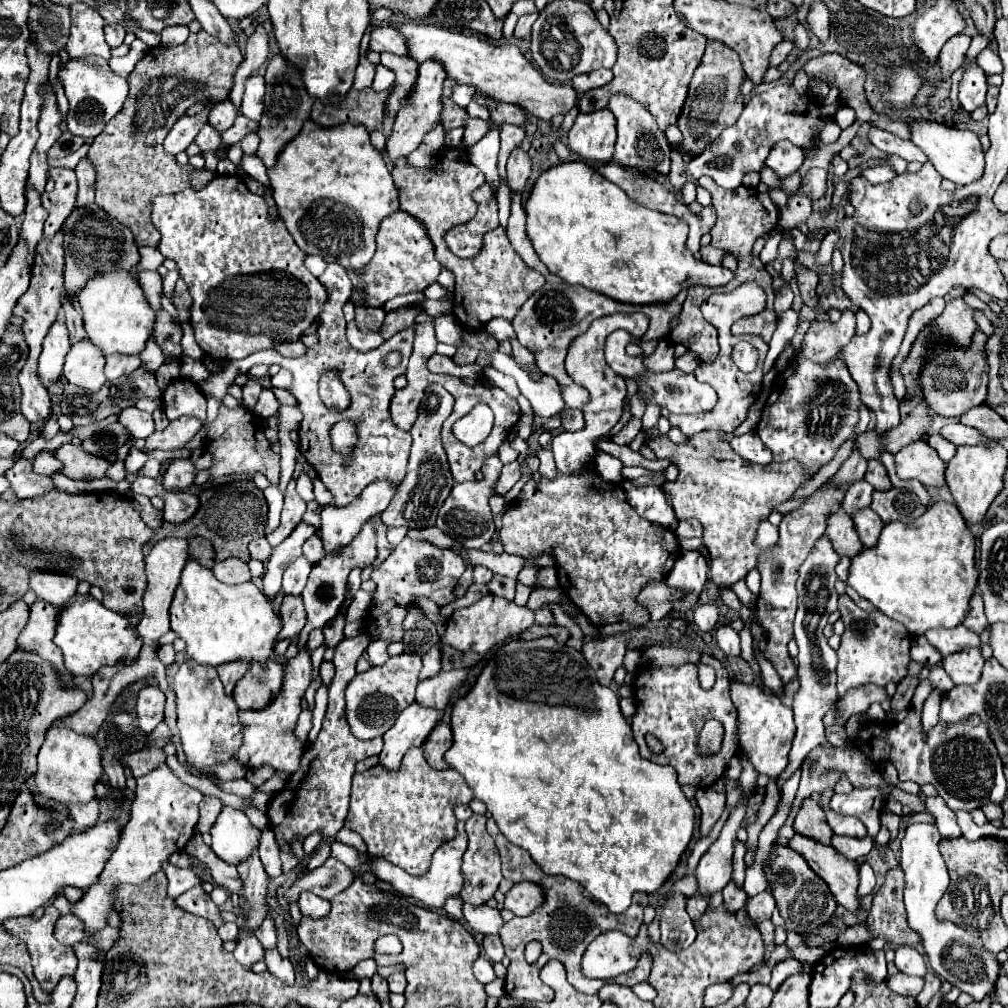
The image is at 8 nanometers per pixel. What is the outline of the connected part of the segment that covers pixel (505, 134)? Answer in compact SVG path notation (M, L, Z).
M503 124L499 132L501 132L501 150L499 150L499 158L497 158L499 178L501 178L501 182L507 182L506 163L509 152L515 146L521 146L521 140L525 138L525 132L523 132L523 128L509 126L509 124Z

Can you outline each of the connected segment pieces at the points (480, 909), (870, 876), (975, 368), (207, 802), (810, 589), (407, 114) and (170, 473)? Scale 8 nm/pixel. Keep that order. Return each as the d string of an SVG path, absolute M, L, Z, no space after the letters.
M463 904L463 914L465 914L467 924L475 932L481 932L485 936L487 934L497 934L499 928L503 926L499 910L489 908L487 904L483 904L483 906L467 906L467 904Z
M865 862L859 867L859 897L871 893L876 885L876 877L869 863Z
M981 330L975 332L975 338L967 350L953 346L935 346L931 362L925 364L921 374L921 386L929 408L935 414L955 418L965 414L969 408L981 406L987 398L987 358L985 358L987 336Z
M205 796L203 802L201 802L201 818L199 818L199 822L197 822L197 832L201 832L201 834L209 832L211 826L215 824L215 820L217 820L221 808L223 808L223 804L221 804L219 798L215 798L215 796Z
M823 534L817 542L815 548L809 552L805 562L799 568L799 578L797 578L797 594L799 594L799 608L795 616L795 640L799 646L799 664L797 664L797 678L799 678L799 688L793 696L793 712L795 712L795 726L797 734L793 740L793 748L789 754L789 766L783 772L783 778L779 778L777 786L783 786L783 782L801 766L801 760L813 750L813 748L823 748L831 750L833 746L825 738L825 726L821 722L823 714L837 702L837 676L835 676L835 666L837 666L837 654L835 650L827 644L827 638L823 636L823 628L827 624L829 614L837 608L837 590L835 590L835 566L839 562L839 554L835 554L829 538Z
M427 60L419 66L419 78L417 78L415 92L409 96L405 110L399 110L399 114L395 118L395 126L393 126L393 136L387 142L387 154L389 154L391 160L411 154L421 144L425 132L431 130L437 124L437 118L443 110L441 96L443 96L445 78L447 78L447 72L445 72L443 64L437 62L437 60Z
M179 458L179 460L173 460L169 470L165 472L163 476L163 486L167 490L185 490L193 484L193 478L195 478L195 466L189 458Z

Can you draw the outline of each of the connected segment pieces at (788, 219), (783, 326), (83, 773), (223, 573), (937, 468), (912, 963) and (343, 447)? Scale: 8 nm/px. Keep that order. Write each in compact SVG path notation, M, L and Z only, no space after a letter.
M793 194L789 198L789 204L779 210L779 226L785 228L797 228L801 222L805 222L811 214L811 198L805 194Z
M787 310L787 312L781 316L781 320L779 320L779 324L777 324L777 332L773 334L773 338L771 338L771 342L769 342L769 352L767 352L767 358L765 358L765 364L763 364L763 374L775 364L775 358L777 358L779 352L783 350L785 342L789 342L789 340L793 338L795 330L797 330L797 312Z
M65 726L51 728L37 756L35 784L41 798L51 798L59 804L85 804L95 798L95 784L103 774L101 768L101 748L95 738L81 738Z
M227 558L223 562L215 562L213 574L219 582L225 582L225 584L243 584L243 582L251 580L249 566L237 558Z
M911 442L911 446L905 446L895 454L897 474L901 478L915 478L923 486L945 486L945 470L947 464L939 458L939 454L925 442Z
M899 946L895 950L895 966L907 976L925 976L927 972L925 956L913 946Z
M349 420L337 422L331 430L331 440L339 454L343 454L343 456L351 454L353 446L355 446L355 424Z

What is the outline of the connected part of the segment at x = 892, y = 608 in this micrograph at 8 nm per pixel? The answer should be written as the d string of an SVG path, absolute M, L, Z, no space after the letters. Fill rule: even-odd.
M935 502L911 526L901 522L887 524L879 544L865 548L851 560L847 584L885 616L901 622L911 636L923 636L931 628L963 624L977 578L975 536L969 532L957 506Z

